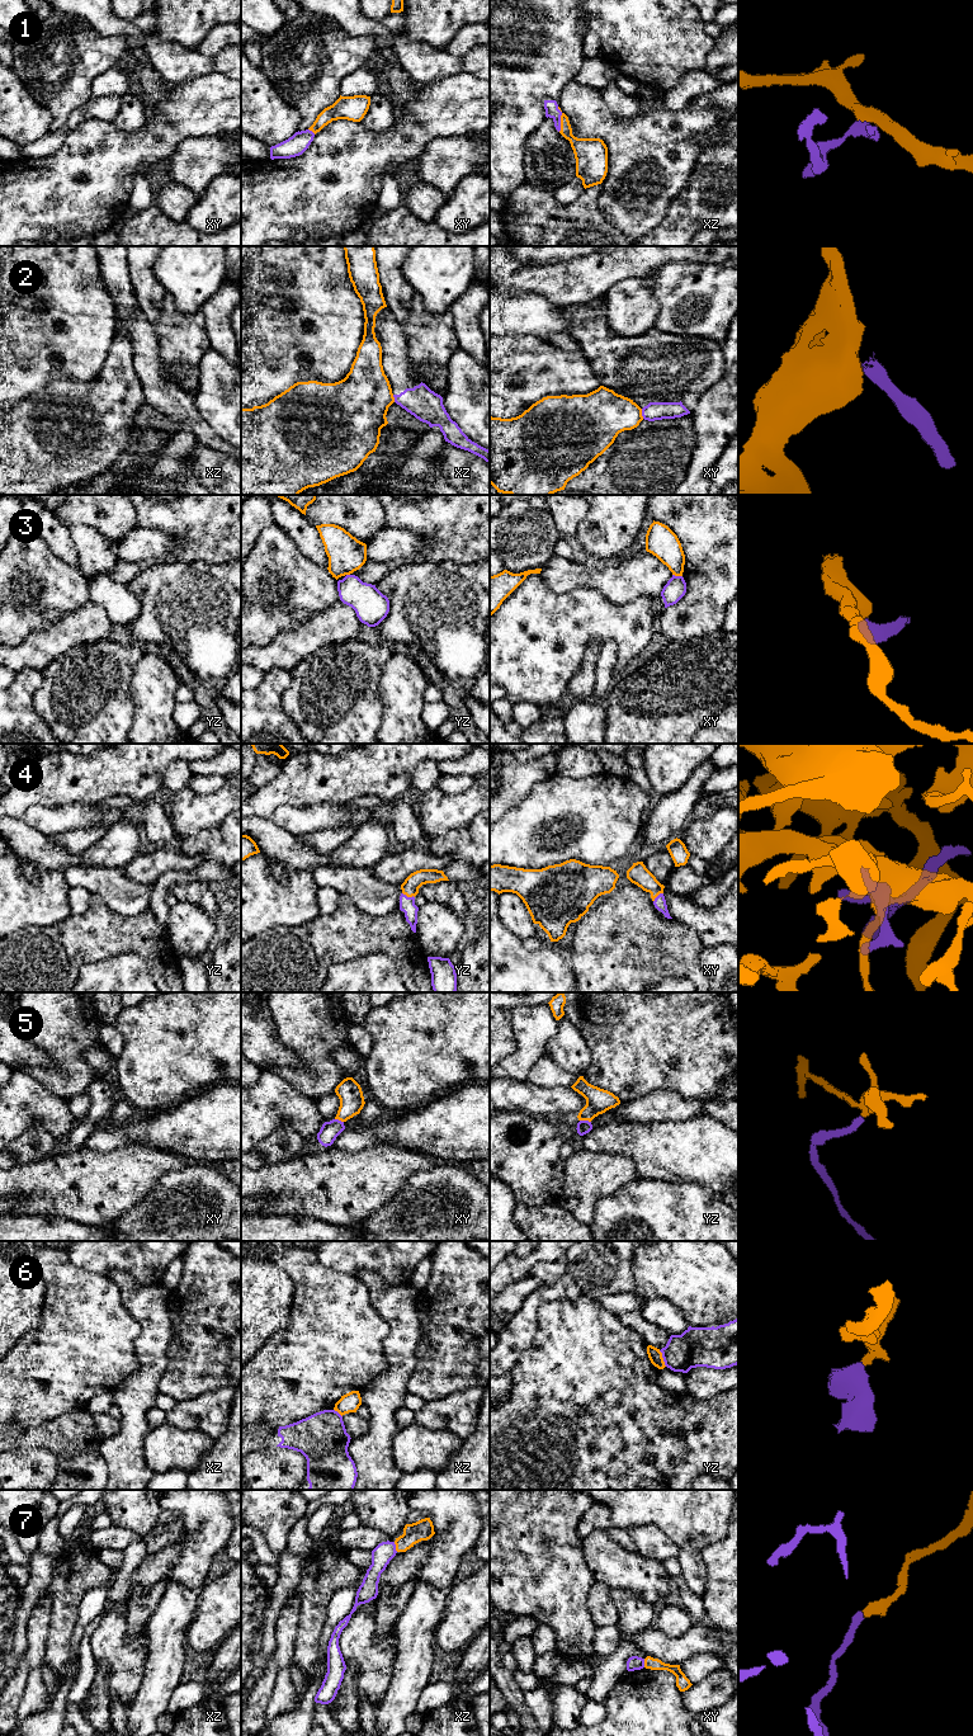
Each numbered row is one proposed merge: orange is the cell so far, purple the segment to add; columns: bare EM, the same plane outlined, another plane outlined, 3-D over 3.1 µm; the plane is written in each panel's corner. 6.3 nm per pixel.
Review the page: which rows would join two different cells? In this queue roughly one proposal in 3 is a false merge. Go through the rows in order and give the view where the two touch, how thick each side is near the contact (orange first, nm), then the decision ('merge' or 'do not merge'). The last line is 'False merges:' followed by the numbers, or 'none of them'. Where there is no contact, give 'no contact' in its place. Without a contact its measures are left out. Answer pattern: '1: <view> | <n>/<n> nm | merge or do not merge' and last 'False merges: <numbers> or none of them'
1: xz | 160/90 nm | merge
2: xy | 320/110 nm | do not merge
3: xy | 190/140 nm | do not merge
4: yz | 110/100 nm | merge
5: yz | 160/90 nm | merge
6: yz | 90/260 nm | do not merge
7: xz | 130/130 nm | do not merge
False merges: 2, 3, 6, 7

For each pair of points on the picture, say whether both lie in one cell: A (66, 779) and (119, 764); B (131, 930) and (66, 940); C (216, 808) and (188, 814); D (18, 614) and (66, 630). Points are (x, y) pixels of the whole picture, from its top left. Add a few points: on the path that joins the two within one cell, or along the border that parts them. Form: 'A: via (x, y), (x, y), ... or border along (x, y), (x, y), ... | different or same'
A: via (79, 774), (100, 774), (107, 772) | same
B: via (114, 933), (99, 933), (83, 938) | same
C: via (209, 811), (194, 812) | same
D: border along (76, 611), (34, 630), (24, 640) | different

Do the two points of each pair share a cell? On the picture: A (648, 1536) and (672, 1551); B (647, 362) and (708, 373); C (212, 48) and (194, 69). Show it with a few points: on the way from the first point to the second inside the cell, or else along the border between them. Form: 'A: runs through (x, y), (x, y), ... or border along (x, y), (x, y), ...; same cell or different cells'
A: runs through (655, 1542), (660, 1547), (666, 1548); same cell
B: runs through (662, 364), (693, 364); same cell
C: border along (195, 48), (212, 57); different cells

